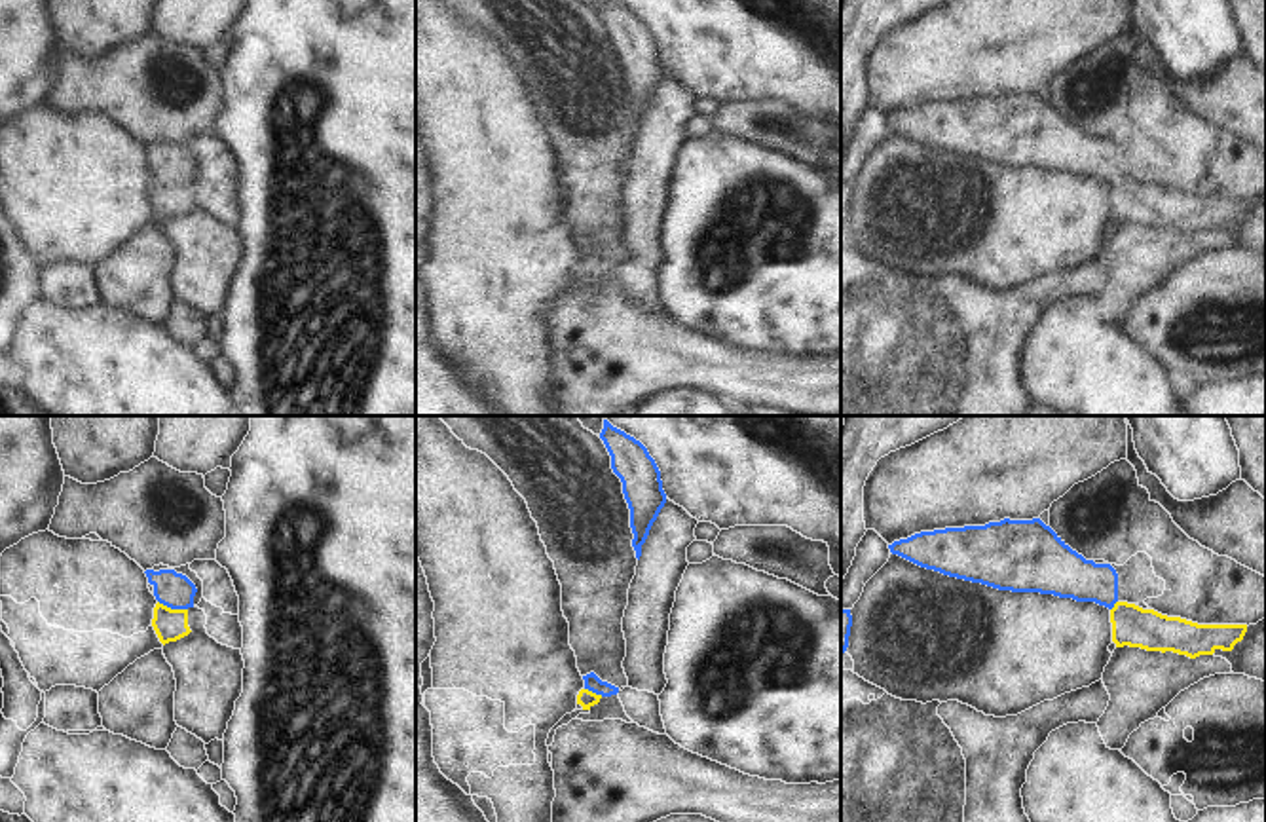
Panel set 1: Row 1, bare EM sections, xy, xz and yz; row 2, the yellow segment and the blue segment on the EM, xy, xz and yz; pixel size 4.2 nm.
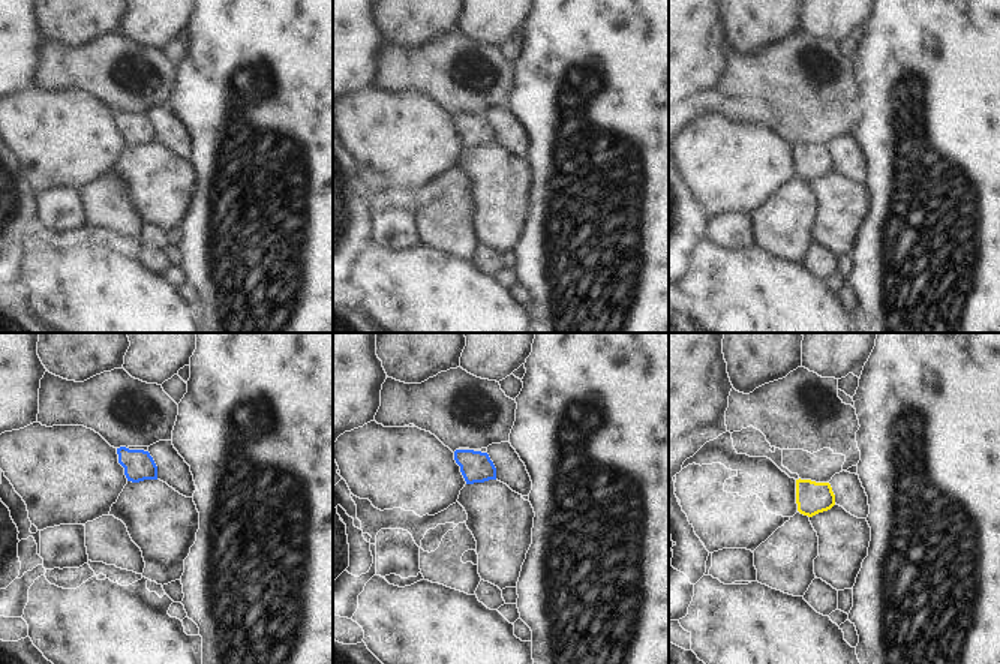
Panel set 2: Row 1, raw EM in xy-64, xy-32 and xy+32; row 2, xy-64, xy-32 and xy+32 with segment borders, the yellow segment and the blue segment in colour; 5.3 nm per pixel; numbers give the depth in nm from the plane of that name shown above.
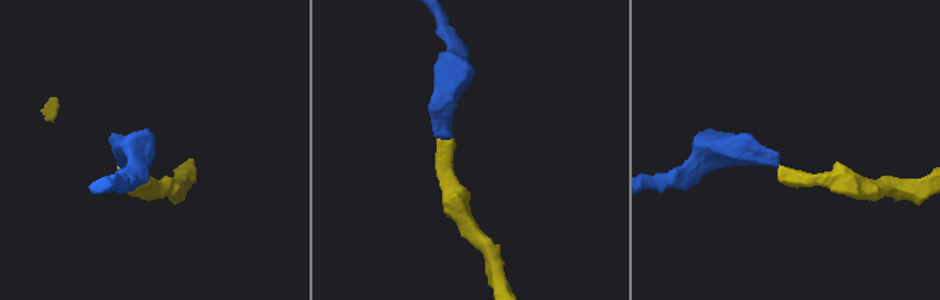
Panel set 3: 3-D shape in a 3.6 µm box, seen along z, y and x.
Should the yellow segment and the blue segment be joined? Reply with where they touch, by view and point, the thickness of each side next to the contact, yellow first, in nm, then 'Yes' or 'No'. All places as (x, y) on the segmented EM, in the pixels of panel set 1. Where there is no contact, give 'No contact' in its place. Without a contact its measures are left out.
Touches yellow at xy (173, 610). Thickness 140 nm (yellow) against 150 nm. Yes.

